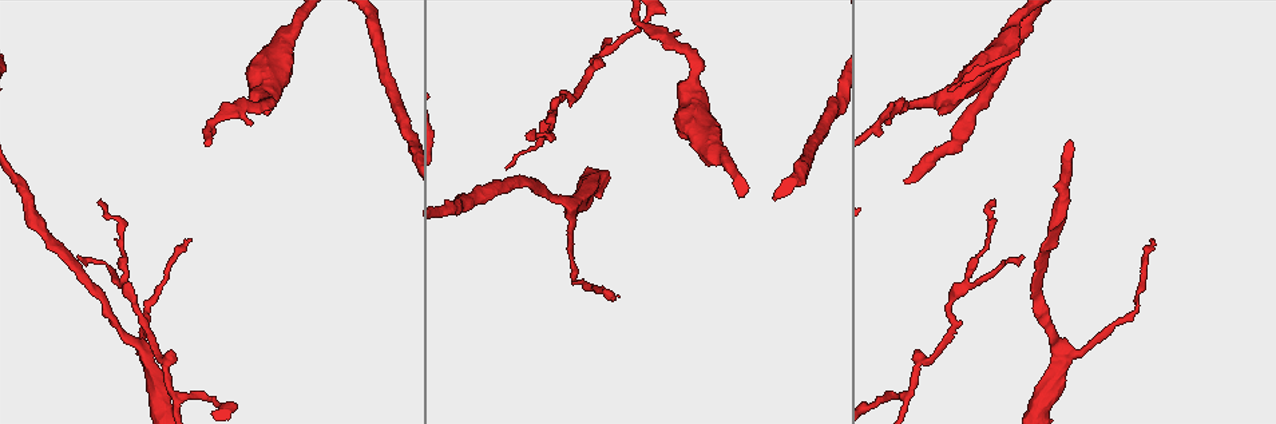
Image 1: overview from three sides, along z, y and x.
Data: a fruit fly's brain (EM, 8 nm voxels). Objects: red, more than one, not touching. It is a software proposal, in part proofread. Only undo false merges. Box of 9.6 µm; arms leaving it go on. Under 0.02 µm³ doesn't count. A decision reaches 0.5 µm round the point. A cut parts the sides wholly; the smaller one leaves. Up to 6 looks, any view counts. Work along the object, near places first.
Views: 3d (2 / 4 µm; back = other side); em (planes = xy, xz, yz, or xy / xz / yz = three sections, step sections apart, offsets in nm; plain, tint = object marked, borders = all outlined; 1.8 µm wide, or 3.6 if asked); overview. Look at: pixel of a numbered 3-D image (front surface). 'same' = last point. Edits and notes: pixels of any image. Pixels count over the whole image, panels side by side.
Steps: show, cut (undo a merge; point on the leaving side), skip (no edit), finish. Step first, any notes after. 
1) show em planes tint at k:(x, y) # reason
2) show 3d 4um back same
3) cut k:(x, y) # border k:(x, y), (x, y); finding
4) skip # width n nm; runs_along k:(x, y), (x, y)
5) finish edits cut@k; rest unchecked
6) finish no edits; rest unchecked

show em planes tint at 1:(298, 23) # calibre changes

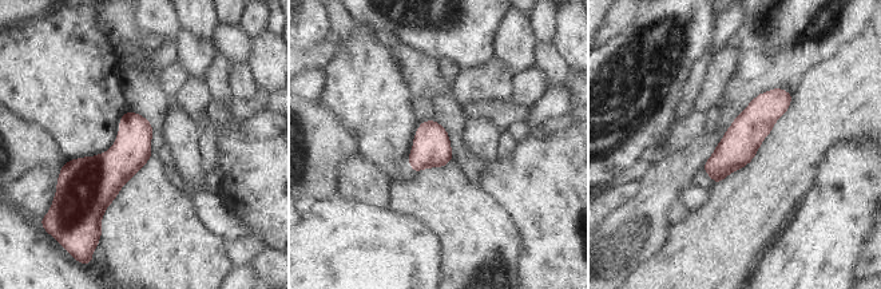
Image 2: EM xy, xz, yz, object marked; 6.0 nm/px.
skip # runs_along 2:(788, 95), (717, 167), (717, 178); continuous, no second neuron

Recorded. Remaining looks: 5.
show em planes tint at 1:(143, 355)

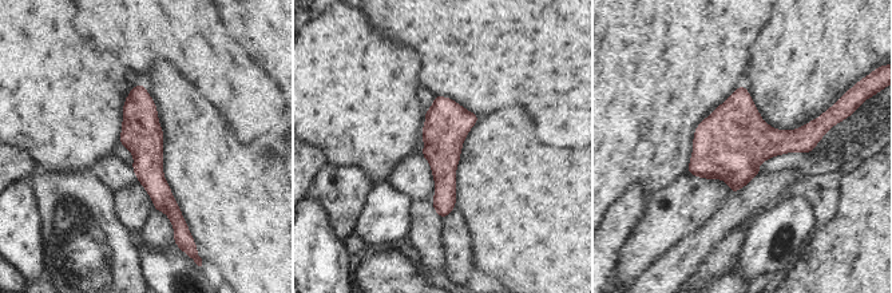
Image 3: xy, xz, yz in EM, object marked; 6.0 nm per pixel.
skip # runs_along 3:(139, 87), (149, 171), (174, 220); continuous, no second neuron

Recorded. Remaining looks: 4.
show 3d 2um back at 1:(905, 397) # abrupt turn

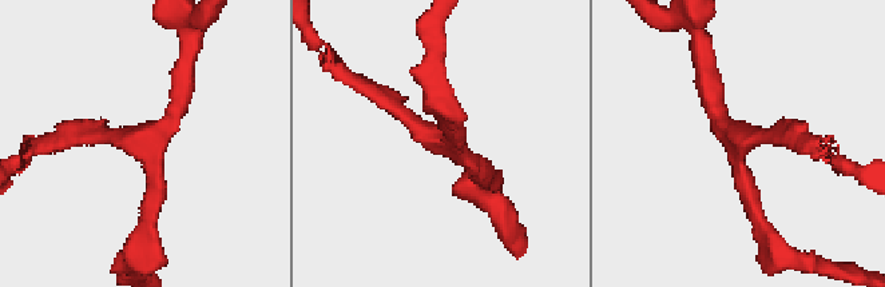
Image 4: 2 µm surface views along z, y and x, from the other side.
show em 3.6um planes tint at 4:(744, 138)

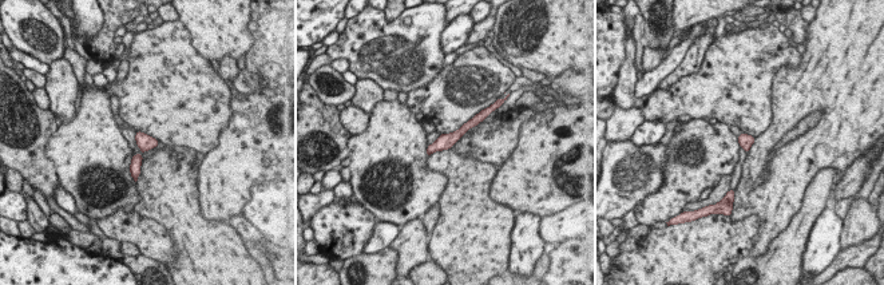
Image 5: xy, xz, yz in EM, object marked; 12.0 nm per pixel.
skip # runs_along 5:(476, 119), (448, 141), (431, 149); continuous, no second neuron

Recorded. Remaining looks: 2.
finish no edits; rest unchecked

